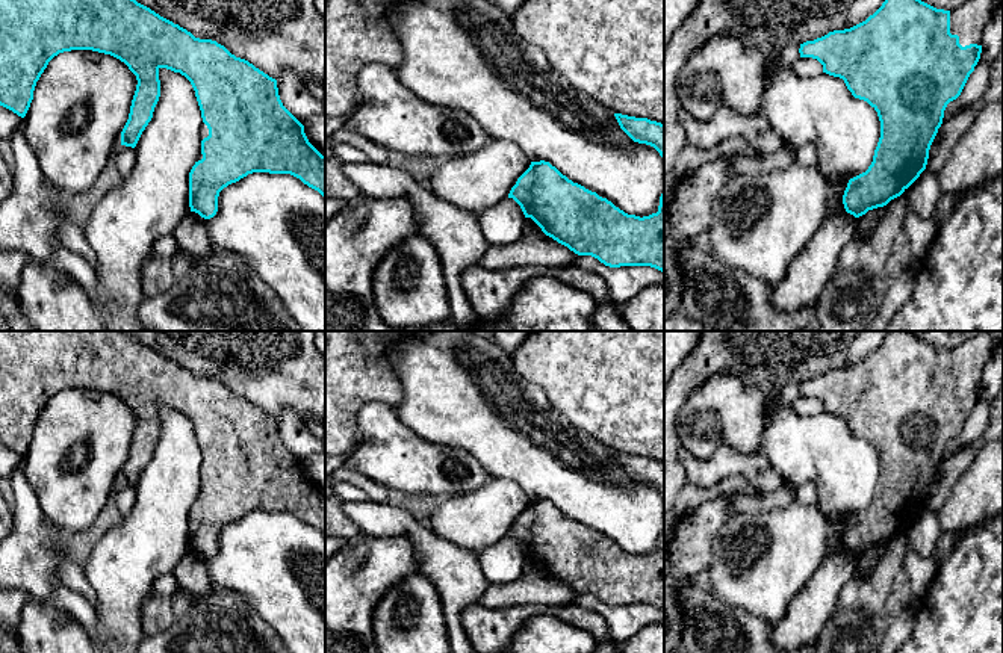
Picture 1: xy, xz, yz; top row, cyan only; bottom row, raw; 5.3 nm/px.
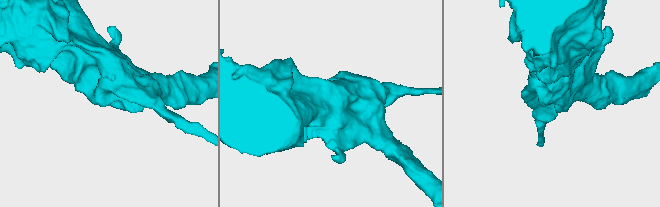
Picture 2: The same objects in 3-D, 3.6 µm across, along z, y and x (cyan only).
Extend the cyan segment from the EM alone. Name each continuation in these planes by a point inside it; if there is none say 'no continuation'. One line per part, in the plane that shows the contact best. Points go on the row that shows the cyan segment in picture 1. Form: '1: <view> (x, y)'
1: yz (968, 21)

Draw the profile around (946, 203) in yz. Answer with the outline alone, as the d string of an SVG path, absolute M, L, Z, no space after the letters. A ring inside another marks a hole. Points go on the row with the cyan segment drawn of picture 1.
M942 192L939 200L938 200L938 207L935 212L933 219L936 221L938 225L941 225L953 212L955 203L958 197L952 193Z

